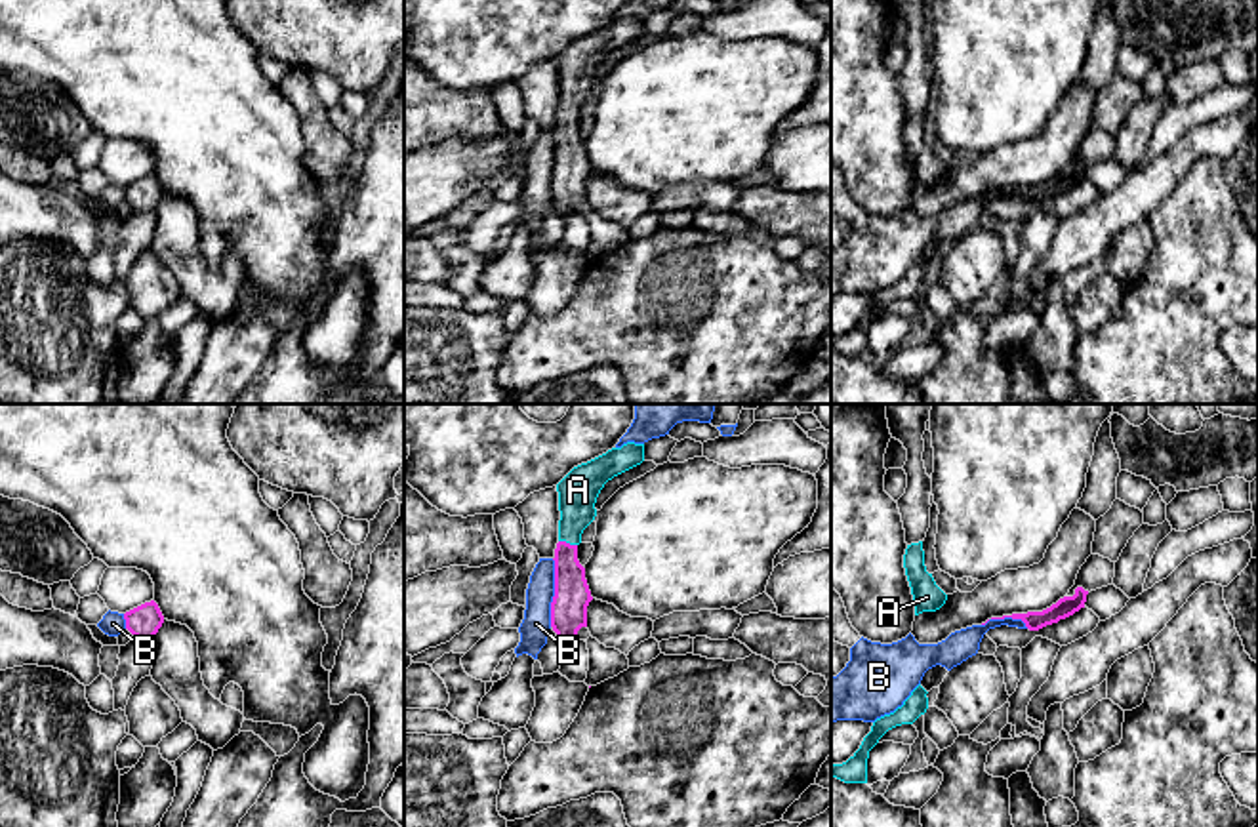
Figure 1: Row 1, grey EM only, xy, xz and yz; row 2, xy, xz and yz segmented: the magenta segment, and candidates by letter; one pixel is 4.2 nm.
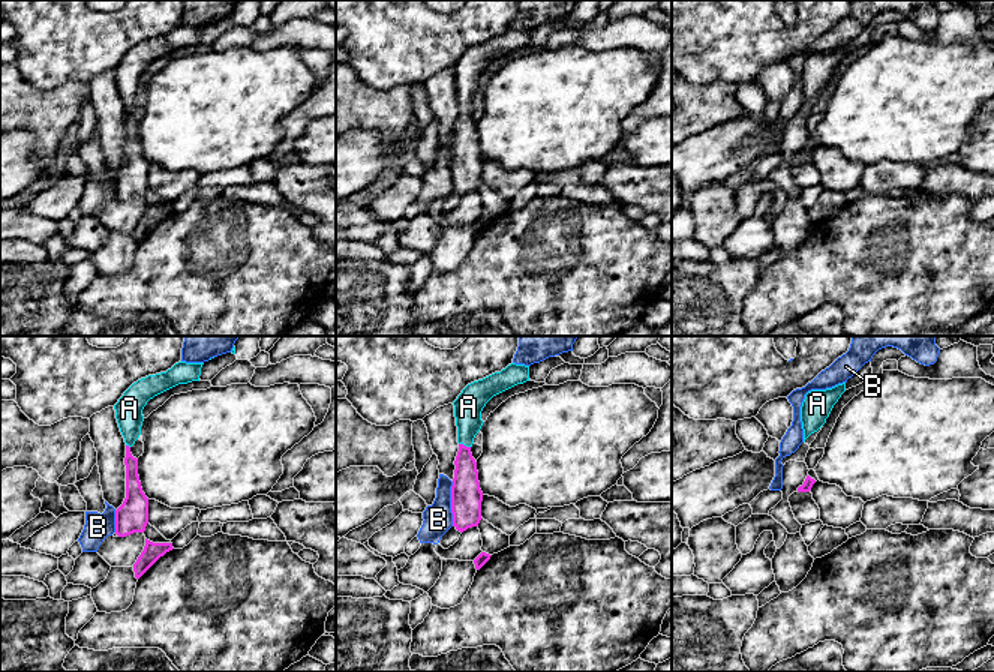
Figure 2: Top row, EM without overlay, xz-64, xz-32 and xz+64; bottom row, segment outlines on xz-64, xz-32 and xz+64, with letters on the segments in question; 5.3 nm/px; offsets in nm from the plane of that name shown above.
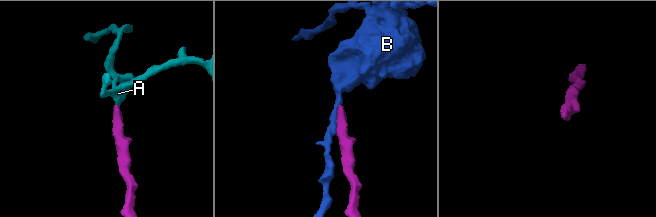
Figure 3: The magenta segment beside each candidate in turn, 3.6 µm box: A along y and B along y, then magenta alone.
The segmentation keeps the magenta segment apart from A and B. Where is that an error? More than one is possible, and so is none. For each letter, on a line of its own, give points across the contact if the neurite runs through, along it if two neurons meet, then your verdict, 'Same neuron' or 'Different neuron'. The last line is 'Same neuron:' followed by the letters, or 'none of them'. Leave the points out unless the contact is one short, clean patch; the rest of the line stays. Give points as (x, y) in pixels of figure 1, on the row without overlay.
A: Path across: xz (572, 168), (568, 117), (578, 63). Same neuron
B: Boundary: xz (553, 132), (549, 199). Different neuron
Same neuron: A

